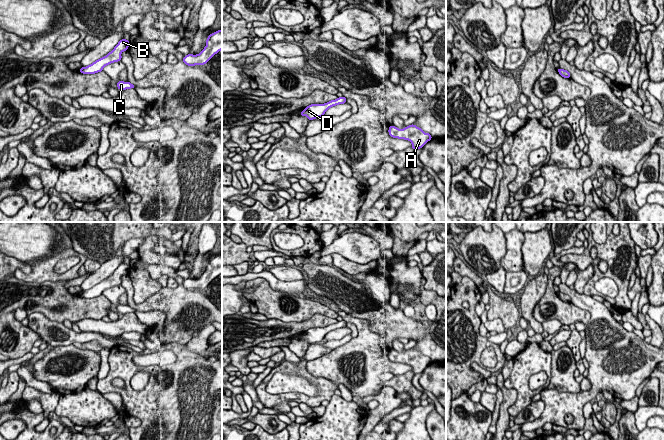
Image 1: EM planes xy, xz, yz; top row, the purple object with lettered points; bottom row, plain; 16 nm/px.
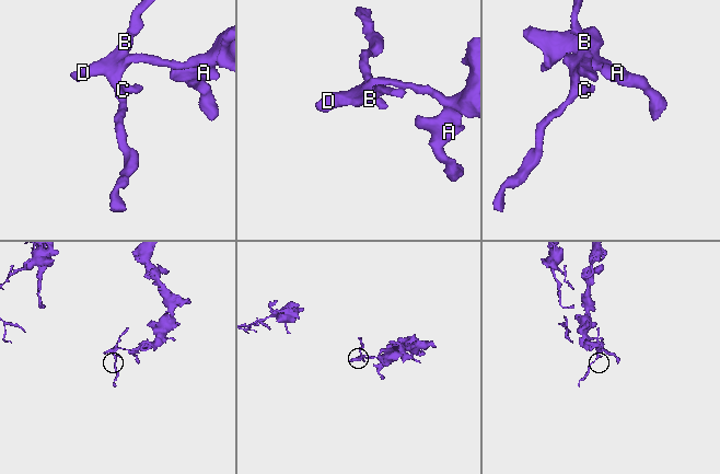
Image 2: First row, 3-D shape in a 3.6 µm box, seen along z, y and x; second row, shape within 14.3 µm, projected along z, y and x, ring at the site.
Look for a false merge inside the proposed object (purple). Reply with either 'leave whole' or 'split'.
leave whole

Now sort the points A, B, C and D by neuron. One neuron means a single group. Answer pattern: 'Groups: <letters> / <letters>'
Groups: A B C D

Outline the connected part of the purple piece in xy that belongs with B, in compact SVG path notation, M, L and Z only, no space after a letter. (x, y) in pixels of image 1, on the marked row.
M121 39L118 44L114 47L114 49L109 52L106 56L101 57L96 60L92 64L82 67L79 69L79 72L83 74L95 74L103 71L103 68L111 63L121 61L122 56L121 53L123 51L127 51L129 47L130 41L126 39Z

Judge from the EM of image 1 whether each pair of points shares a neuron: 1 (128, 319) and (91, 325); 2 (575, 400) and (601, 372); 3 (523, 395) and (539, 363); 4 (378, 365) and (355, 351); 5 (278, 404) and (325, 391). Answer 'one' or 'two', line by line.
1: one
2: one
3: one
4: one
5: one

